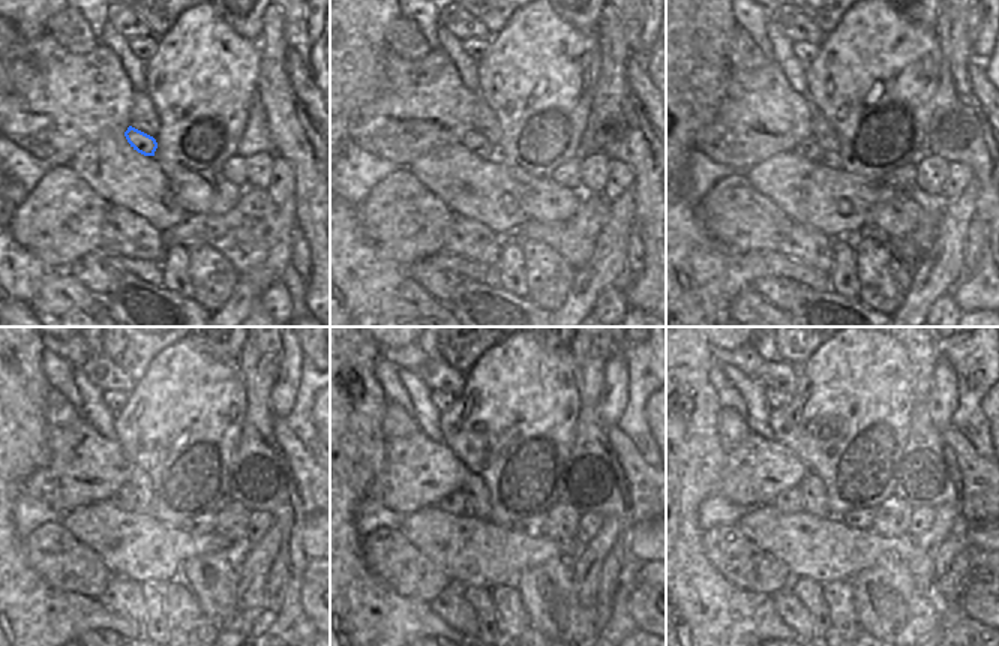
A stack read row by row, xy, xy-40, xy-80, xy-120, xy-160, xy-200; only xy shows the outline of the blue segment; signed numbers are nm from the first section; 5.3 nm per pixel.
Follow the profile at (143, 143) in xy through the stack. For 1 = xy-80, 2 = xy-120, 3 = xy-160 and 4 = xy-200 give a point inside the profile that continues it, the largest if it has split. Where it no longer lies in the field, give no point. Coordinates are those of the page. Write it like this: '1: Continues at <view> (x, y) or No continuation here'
1: Continues at xy-80 (807, 147)
2: Continues at xy-120 (123, 499)
3: Continues at xy-160 (455, 502)
4: Continues at xy-200 (789, 502)

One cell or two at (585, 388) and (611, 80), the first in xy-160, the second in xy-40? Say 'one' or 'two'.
one

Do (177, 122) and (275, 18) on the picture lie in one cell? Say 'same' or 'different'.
different

